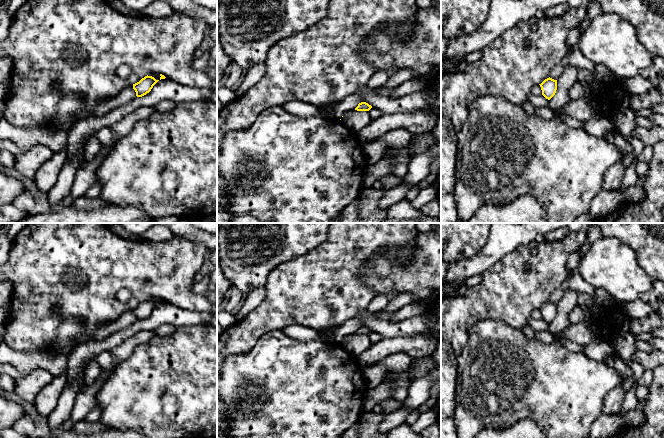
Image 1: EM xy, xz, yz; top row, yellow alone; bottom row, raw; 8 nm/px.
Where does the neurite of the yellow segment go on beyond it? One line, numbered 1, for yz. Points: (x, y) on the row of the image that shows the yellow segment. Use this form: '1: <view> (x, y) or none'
1: none

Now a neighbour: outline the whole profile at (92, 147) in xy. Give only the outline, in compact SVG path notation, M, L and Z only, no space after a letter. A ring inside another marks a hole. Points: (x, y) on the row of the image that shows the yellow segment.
M93 135L84 145L84 159L86 162L92 161L101 150L101 142Z

